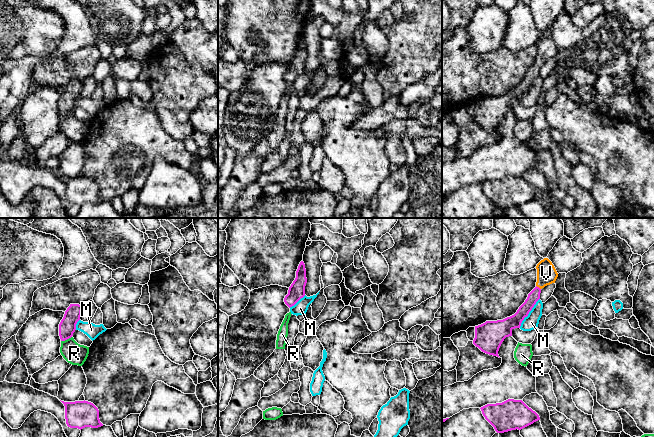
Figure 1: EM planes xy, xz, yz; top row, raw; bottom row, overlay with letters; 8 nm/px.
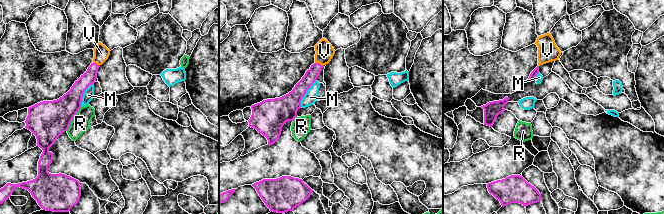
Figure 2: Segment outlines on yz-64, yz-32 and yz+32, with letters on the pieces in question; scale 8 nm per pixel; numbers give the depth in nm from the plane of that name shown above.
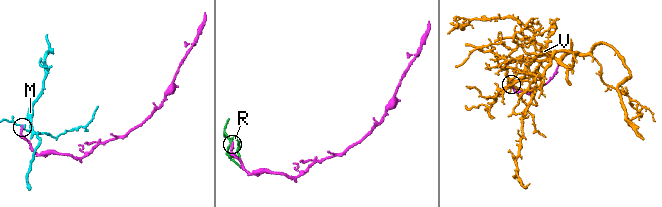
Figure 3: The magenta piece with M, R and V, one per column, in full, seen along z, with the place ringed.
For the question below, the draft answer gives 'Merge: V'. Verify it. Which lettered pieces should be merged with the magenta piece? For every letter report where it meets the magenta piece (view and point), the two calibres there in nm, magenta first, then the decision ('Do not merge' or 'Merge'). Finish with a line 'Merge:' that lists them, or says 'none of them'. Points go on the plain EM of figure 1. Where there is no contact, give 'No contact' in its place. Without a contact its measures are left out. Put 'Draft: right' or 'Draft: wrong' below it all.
M: Touches magenta at yz (528, 89). Thickness 140 nm (magenta) against 120 nm. Do not merge
R: Touches magenta at xy (66, 115). Thickness 140 nm (magenta) against 170 nm. Do not merge
V: Touches magenta at yz (538, 63). Thickness 90 nm (magenta) against 160 nm. Merge
Merge: V
Draft: right

